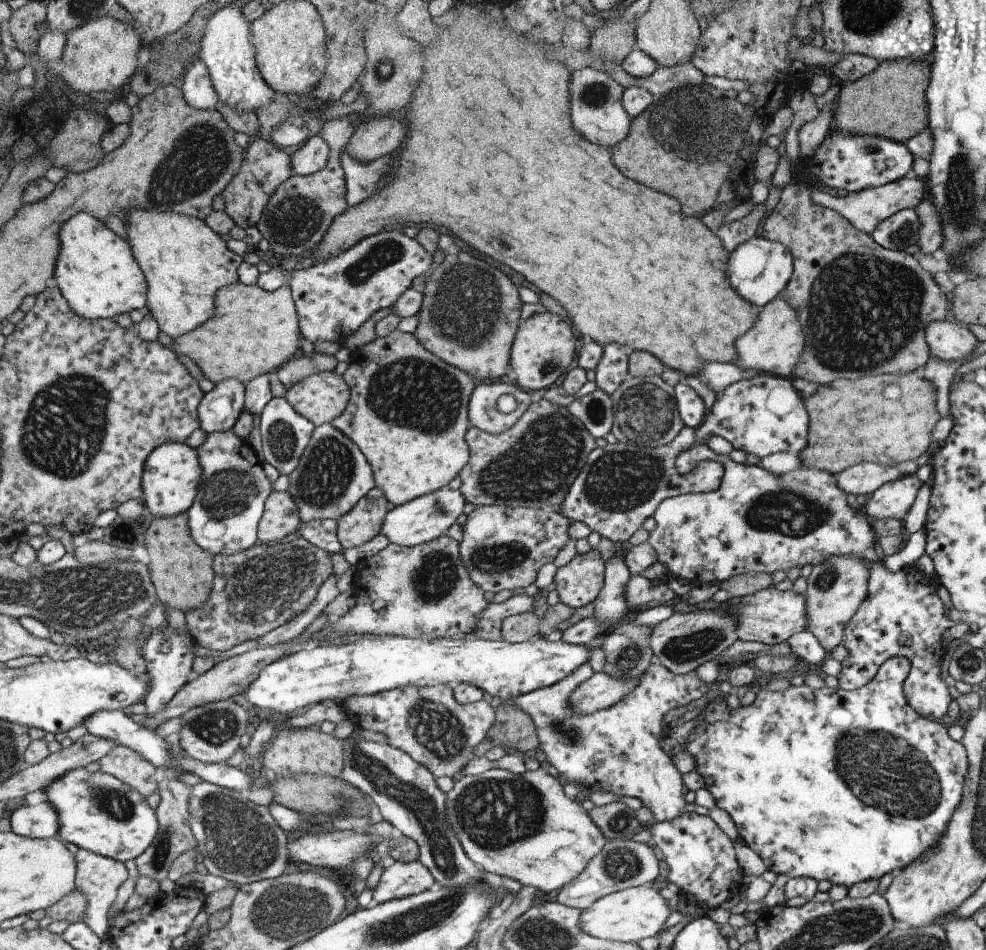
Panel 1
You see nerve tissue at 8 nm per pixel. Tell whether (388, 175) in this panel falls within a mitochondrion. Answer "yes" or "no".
no

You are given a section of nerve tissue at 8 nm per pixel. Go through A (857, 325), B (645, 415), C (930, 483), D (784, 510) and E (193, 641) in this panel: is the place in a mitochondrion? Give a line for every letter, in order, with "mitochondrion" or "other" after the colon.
A: mitochondrion
B: mitochondrion
C: other
D: mitochondrion
E: other

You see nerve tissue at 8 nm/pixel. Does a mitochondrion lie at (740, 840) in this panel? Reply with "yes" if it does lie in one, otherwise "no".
no

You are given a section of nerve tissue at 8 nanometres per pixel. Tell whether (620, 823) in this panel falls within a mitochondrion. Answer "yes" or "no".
yes

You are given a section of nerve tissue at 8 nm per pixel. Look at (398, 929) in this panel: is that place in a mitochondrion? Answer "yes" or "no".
yes

